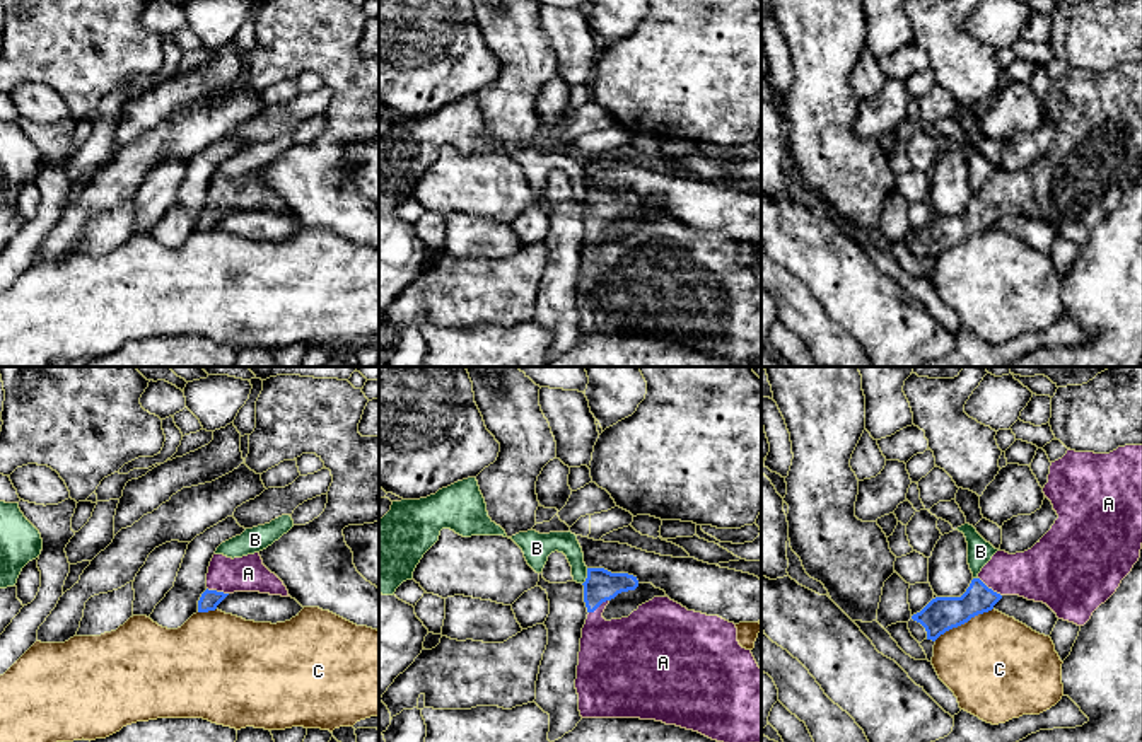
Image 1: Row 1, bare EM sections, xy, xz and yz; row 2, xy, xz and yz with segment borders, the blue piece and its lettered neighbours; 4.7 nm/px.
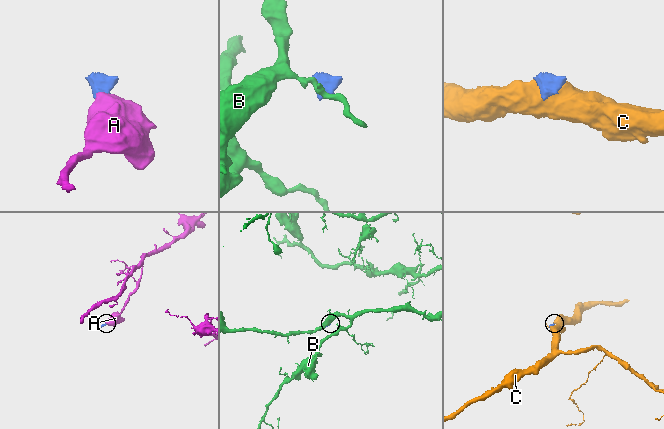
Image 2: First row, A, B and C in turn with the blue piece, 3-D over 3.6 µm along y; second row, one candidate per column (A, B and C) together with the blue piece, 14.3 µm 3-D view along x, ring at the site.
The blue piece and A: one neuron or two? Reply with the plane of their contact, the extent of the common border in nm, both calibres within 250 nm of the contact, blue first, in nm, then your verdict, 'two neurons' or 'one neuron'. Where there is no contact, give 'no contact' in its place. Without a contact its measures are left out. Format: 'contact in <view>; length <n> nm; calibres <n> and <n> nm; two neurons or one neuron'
contact in yz; length 140 nm; calibres 160 and 260 nm; one neuron

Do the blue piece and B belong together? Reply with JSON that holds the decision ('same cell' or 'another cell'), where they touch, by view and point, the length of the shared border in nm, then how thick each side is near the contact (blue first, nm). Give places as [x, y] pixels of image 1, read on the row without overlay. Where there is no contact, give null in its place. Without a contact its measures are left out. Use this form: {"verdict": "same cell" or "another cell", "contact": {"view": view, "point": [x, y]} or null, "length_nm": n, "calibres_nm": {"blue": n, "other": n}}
{"verdict": "another cell", "contact": {"view": "xz", "point": [588, 195]}, "length_nm": 80, "calibres_nm": {"blue": 150, "other": 100}}

